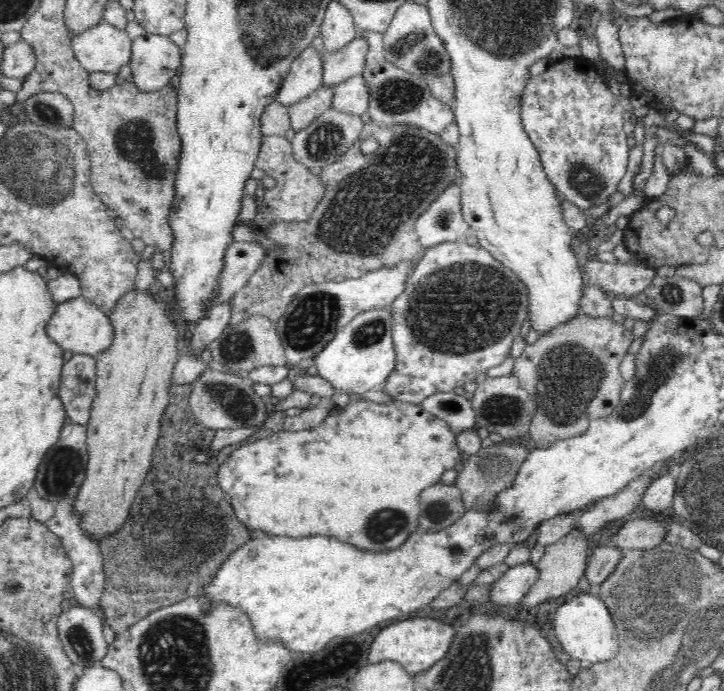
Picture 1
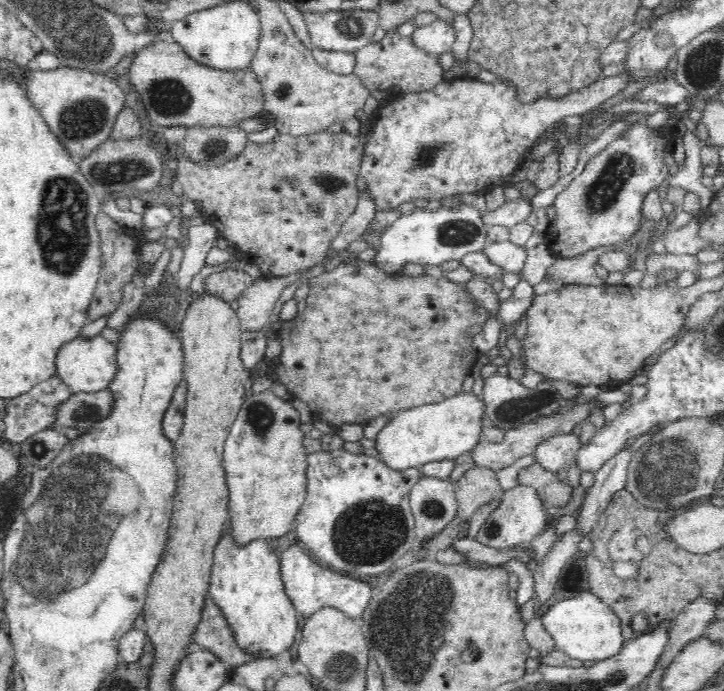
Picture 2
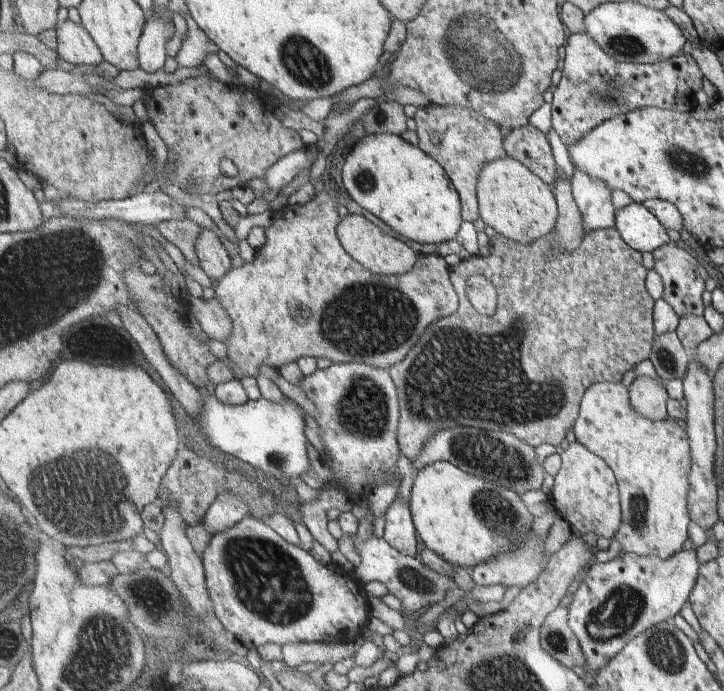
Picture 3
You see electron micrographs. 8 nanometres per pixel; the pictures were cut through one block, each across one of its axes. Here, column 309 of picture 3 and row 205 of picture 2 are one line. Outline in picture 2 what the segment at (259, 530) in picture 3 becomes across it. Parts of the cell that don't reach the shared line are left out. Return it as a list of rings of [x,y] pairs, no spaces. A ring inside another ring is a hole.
[[[645,122],[630,125],[621,137],[593,156],[579,176],[554,199],[554,215],[546,237],[556,258],[574,258],[598,246],[623,243],[639,231],[641,206],[650,192],[670,177],[664,160],[670,152],[668,127],[649,129]]]

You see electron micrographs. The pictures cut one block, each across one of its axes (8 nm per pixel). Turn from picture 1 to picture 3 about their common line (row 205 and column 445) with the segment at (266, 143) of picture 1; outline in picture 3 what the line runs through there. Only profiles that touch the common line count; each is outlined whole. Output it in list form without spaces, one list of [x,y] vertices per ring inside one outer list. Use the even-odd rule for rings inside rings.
[[[324,190],[321,193],[314,194],[309,202],[304,205],[286,206],[273,219],[271,226],[266,228],[266,244],[258,252],[252,262],[244,263],[244,265],[231,269],[218,283],[215,289],[215,297],[223,308],[229,312],[231,320],[233,320],[233,334],[229,336],[229,340],[225,343],[227,348],[227,356],[235,364],[238,373],[250,375],[257,378],[261,366],[270,366],[279,371],[281,366],[291,362],[297,362],[303,356],[312,356],[315,359],[329,358],[333,363],[361,363],[371,364],[371,366],[379,366],[379,368],[390,369],[411,352],[415,344],[421,340],[423,333],[427,328],[439,320],[439,318],[447,318],[451,314],[455,314],[459,310],[460,298],[458,291],[455,290],[454,282],[451,280],[451,267],[445,262],[444,256],[433,253],[431,255],[419,254],[419,260],[415,268],[407,274],[401,276],[387,276],[381,274],[373,274],[361,262],[357,262],[346,247],[342,245],[338,237],[339,224],[342,221],[337,206],[341,203],[341,197],[336,190]]]

